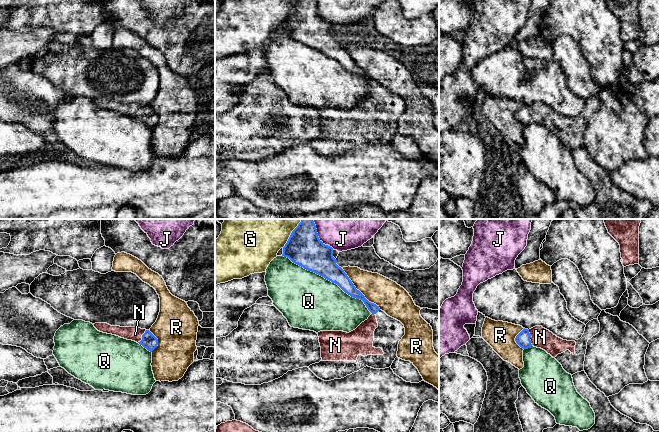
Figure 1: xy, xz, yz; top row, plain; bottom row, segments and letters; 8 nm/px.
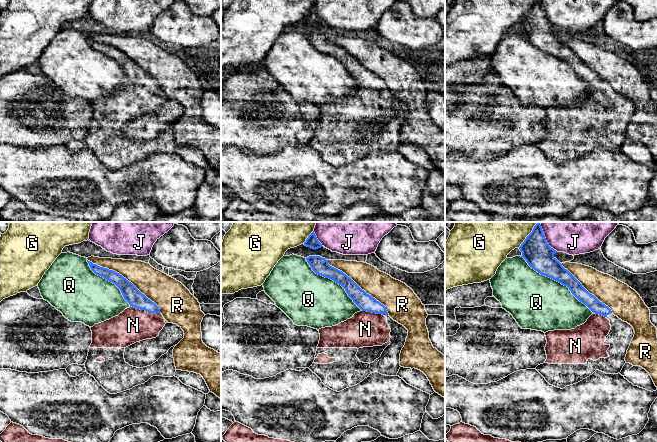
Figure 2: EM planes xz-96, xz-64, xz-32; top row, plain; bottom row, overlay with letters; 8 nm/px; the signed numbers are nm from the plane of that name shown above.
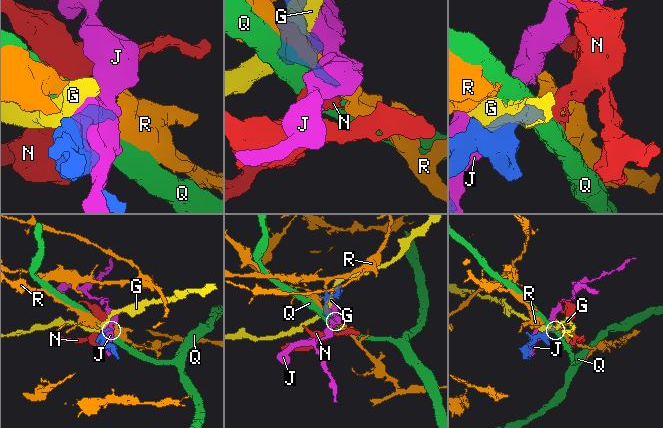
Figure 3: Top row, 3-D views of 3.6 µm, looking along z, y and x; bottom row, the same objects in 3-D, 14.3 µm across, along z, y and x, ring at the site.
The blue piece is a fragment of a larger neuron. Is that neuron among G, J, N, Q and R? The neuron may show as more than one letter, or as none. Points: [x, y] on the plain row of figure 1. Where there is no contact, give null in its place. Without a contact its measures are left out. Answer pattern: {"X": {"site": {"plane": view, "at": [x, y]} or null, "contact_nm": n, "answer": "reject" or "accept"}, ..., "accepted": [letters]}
{"G": {"site": {"plane": "xz", "at": [290, 12]}, "contact_nm": 240, "answer": "reject"}, "J": {"site": {"plane": "xz", "at": [318, 14]}, "contact_nm": 260, "answer": "reject"}, "N": {"site": {"plane": "yz", "at": [529, 114]}, "contact_nm": 130, "answer": "accept"}, "Q": {"site": {"plane": "xz", "at": [328, 55]}, "contact_nm": 850, "answer": "reject"}, "R": {"site": {"plane": "xz", "at": [358, 66]}, "contact_nm": 460, "answer": "reject"}, "accepted": ["N"]}

